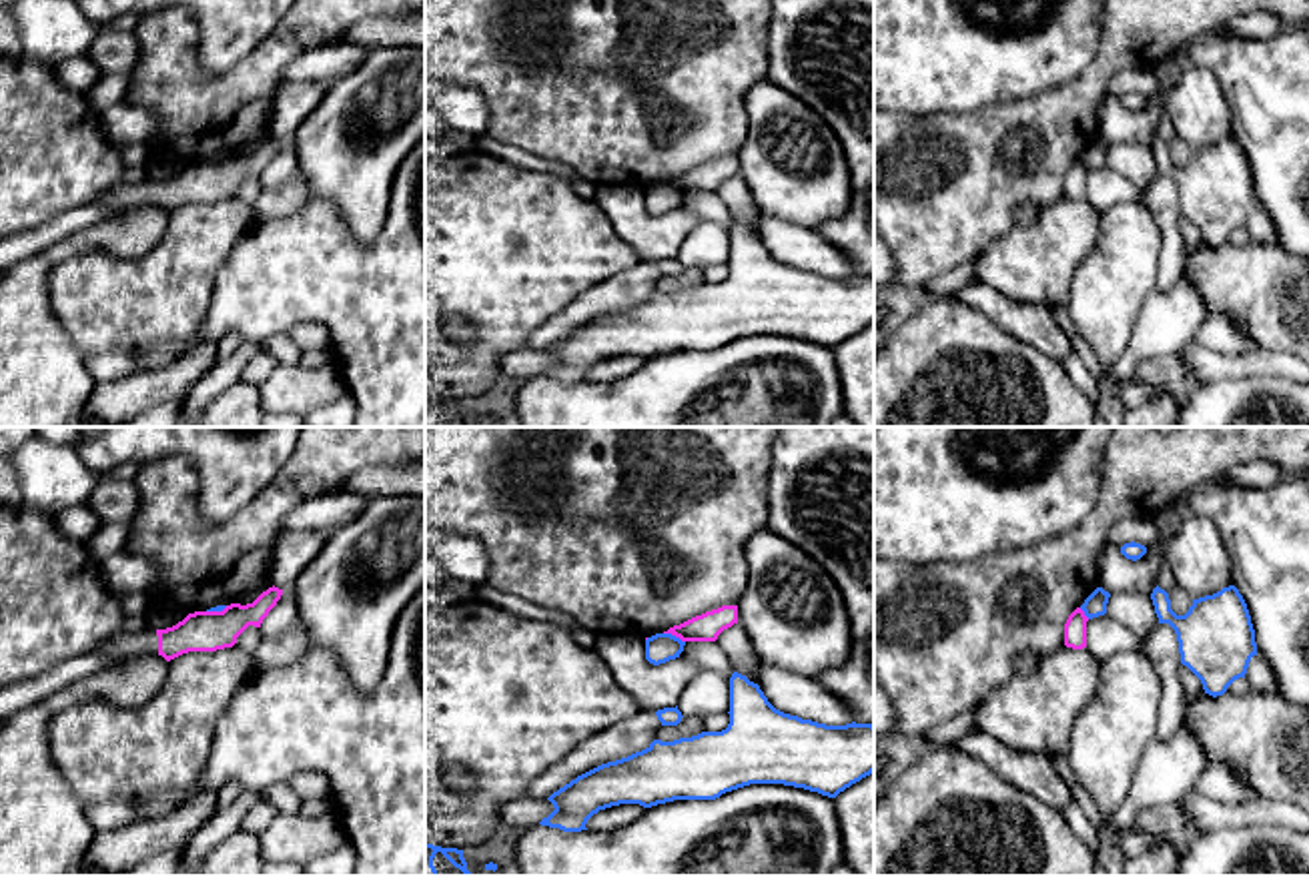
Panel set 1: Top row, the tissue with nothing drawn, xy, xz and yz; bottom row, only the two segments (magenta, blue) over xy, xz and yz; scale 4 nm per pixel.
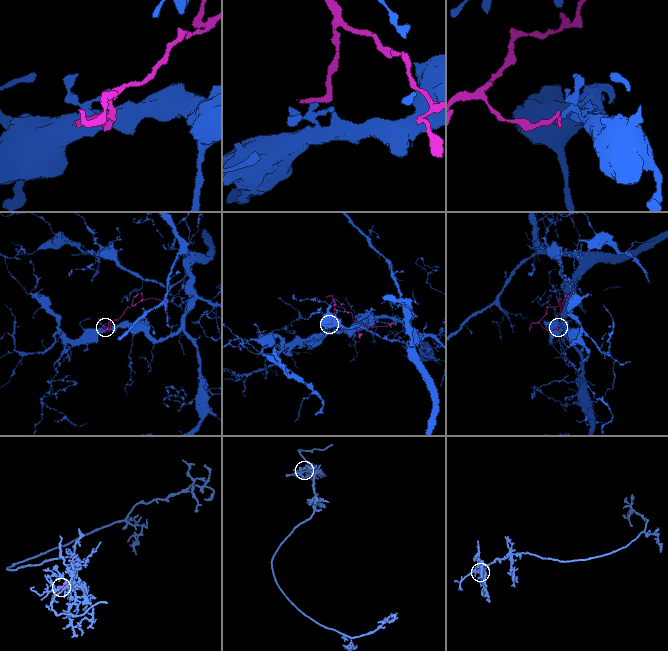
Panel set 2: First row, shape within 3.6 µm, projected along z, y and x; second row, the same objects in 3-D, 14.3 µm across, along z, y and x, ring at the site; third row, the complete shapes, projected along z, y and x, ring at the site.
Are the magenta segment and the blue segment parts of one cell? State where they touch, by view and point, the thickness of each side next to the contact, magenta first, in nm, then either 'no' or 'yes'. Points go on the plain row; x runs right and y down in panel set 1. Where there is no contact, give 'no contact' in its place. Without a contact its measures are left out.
xz (674, 185) | 110/120 nm | no

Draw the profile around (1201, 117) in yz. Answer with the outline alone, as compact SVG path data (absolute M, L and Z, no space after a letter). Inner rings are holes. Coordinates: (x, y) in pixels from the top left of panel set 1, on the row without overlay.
M1207 66L1187 70L1169 94L1167 110L1175 134L1193 150L1233 136L1231 106L1215 72Z

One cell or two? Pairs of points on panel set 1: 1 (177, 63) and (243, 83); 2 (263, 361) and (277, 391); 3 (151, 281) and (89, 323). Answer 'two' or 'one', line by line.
1: one
2: two
3: one

